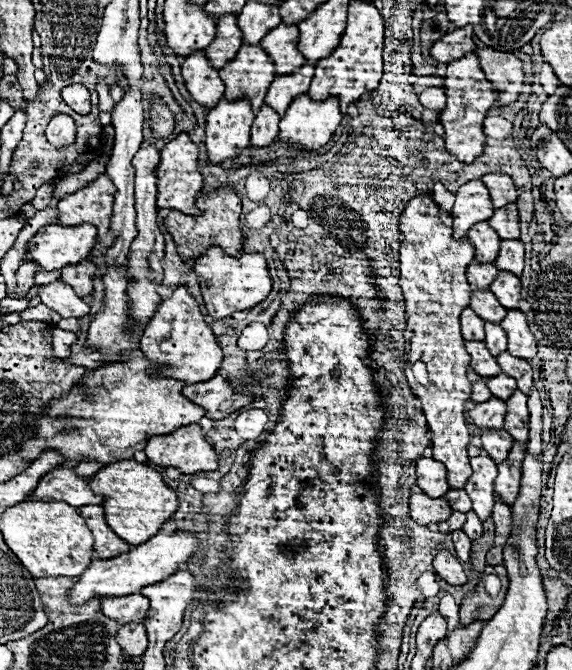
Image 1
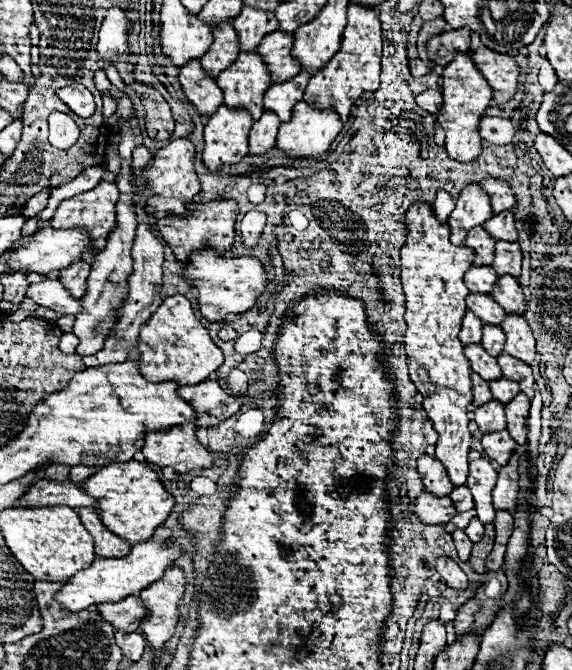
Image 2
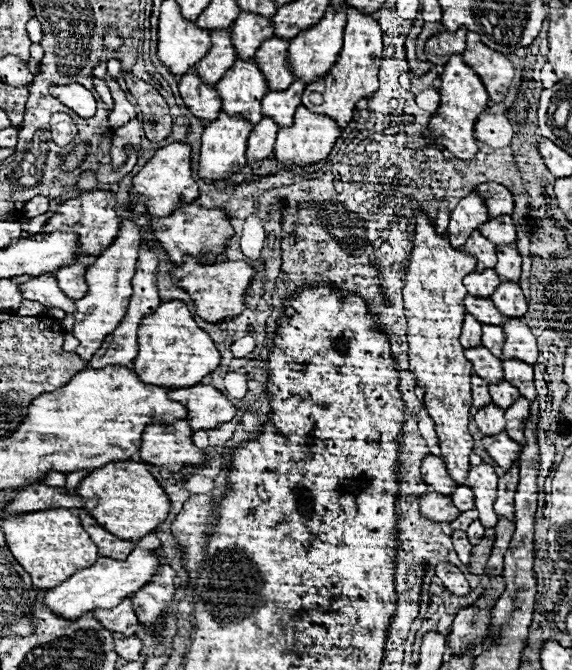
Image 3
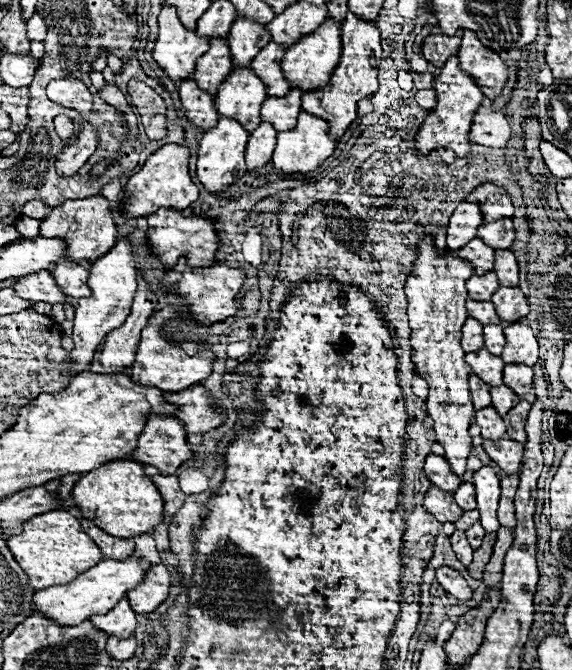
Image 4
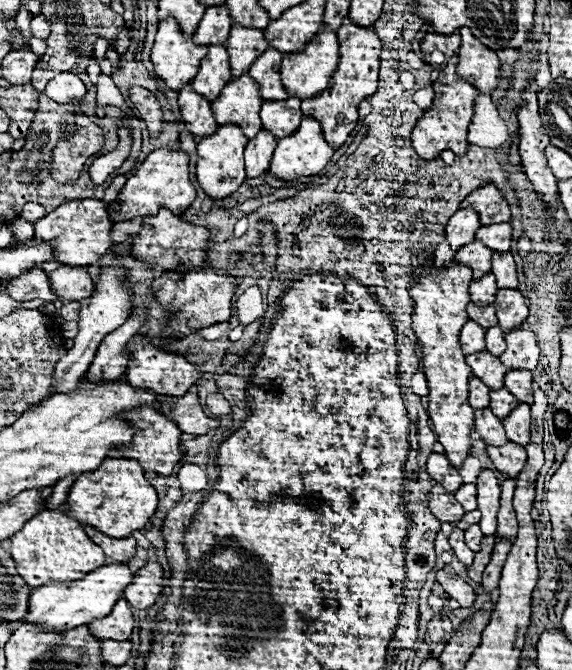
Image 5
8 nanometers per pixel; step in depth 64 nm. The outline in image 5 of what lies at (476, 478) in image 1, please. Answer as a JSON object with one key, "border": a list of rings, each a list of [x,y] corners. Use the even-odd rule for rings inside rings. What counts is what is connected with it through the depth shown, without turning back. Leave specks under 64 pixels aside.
{"border":[[[484,470],[478,476],[478,504],[480,504],[480,512],[482,512],[482,520],[480,520],[480,530],[484,532],[484,536],[494,536],[496,532],[496,514],[500,508],[500,484],[498,478],[494,476],[492,470]]]}

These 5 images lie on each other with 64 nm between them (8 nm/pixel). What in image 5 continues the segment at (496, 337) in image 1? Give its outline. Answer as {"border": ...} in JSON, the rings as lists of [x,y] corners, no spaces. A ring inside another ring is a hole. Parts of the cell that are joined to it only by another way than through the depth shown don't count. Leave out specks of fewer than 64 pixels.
{"border":[[[500,326],[488,328],[486,330],[486,350],[494,356],[500,356],[504,352],[506,344],[504,344],[504,332],[500,330]]]}

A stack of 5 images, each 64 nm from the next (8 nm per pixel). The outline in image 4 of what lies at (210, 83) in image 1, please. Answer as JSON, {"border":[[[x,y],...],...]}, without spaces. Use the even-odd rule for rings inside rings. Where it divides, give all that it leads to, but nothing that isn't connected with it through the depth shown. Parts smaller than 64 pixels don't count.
{"border":[[[184,80],[180,84],[180,102],[186,112],[186,118],[202,132],[216,124],[218,114],[214,108],[214,98],[202,92],[194,80]]]}

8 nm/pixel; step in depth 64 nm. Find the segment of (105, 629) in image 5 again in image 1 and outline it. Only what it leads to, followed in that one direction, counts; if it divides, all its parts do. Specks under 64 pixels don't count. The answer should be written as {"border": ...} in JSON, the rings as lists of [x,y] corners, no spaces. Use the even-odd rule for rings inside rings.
{"border":[[[128,594],[128,596],[120,596],[120,598],[104,598],[100,600],[102,612],[120,622],[120,624],[128,624],[128,622],[136,622],[136,620],[144,620],[146,612],[148,612],[148,598],[140,596],[140,594]]]}

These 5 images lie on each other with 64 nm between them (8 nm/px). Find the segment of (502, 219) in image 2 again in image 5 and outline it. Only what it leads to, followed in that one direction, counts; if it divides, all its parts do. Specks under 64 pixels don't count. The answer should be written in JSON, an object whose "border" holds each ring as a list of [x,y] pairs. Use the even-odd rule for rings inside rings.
{"border":[[[508,222],[482,226],[476,232],[476,240],[480,240],[484,246],[492,248],[494,252],[508,252],[510,250],[510,240],[512,240],[512,228],[510,228]]]}

